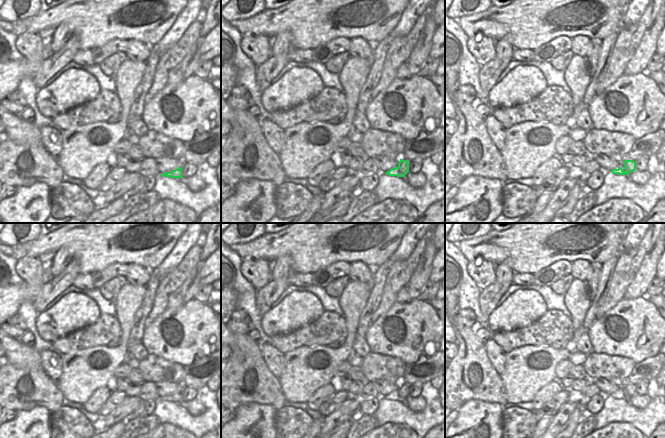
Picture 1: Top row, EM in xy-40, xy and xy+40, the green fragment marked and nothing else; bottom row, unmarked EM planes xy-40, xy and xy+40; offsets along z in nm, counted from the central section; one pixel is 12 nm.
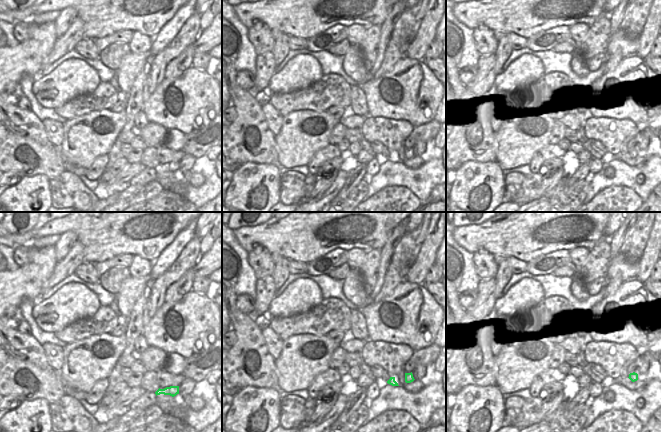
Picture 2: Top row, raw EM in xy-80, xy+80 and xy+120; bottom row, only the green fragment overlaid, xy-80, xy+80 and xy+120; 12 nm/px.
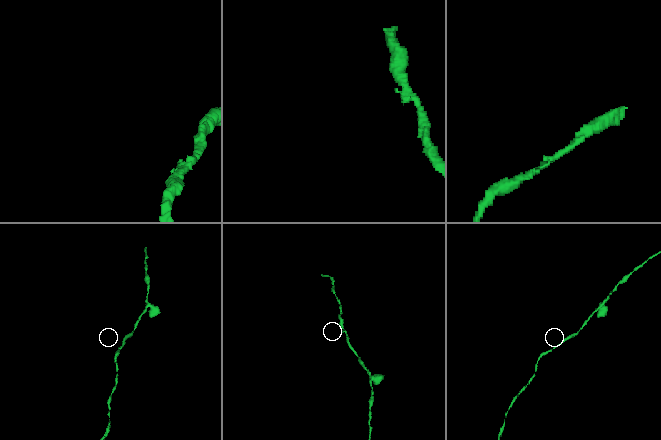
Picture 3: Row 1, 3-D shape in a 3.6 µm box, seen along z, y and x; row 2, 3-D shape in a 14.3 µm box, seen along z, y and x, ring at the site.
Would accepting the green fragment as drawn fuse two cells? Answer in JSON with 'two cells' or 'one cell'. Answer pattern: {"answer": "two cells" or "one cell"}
{"answer": "one cell"}

